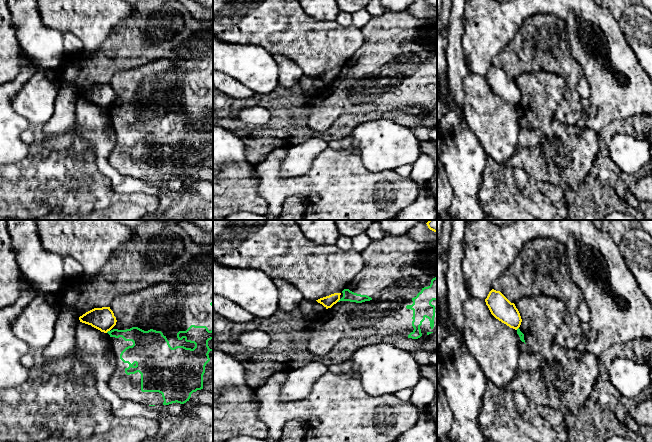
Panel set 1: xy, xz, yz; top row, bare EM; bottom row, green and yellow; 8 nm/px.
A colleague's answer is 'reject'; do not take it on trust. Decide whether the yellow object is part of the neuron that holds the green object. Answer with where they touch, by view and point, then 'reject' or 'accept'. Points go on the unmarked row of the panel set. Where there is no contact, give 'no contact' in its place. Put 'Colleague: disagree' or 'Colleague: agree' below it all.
meets green in xy at (108, 107); reject
Colleague: agree

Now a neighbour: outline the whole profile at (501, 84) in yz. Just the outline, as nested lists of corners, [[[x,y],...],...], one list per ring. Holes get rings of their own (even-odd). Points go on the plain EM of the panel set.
[[[492,65],[485,78],[496,95],[515,106],[520,103],[522,95],[518,85],[500,67]]]

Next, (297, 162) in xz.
[[[311,138],[288,148],[281,168],[280,177],[287,179],[307,174],[313,159],[328,147],[328,142],[321,138]]]

